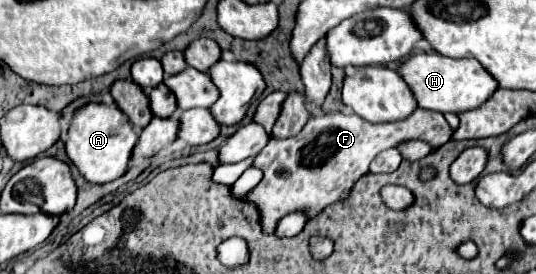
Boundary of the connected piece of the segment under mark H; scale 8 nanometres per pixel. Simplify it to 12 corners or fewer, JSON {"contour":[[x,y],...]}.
{"contour":[[411,55],[397,67],[419,109],[461,113],[497,89],[475,59]]}

